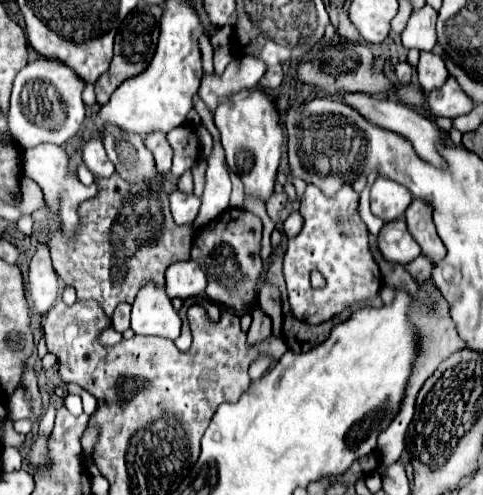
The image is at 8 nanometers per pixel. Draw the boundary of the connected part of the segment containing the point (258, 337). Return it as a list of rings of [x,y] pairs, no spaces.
[[[257,306],[253,310],[253,324],[249,328],[249,334],[247,334],[247,344],[249,346],[255,346],[263,340],[267,340],[271,336],[271,318],[263,314],[263,310]]]

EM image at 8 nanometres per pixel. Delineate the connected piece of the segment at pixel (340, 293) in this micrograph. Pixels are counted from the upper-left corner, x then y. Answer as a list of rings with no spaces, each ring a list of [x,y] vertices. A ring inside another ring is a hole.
[[[313,184],[307,186],[305,200],[299,208],[305,220],[303,230],[297,238],[287,242],[283,258],[283,274],[289,290],[289,304],[299,320],[305,320],[309,324],[321,324],[341,314],[347,306],[377,296],[383,280],[379,266],[371,256],[367,240],[369,232],[357,214],[357,204],[359,194],[355,194],[349,184],[345,184],[333,198],[323,196],[321,190]],[[311,270],[319,270],[325,276],[325,288],[311,288]]]

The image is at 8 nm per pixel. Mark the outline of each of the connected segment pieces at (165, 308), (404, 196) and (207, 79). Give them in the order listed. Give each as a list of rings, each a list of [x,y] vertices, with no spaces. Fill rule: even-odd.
[[[145,284],[131,310],[131,330],[135,334],[151,334],[169,340],[179,338],[181,320],[171,306],[171,298],[165,294],[165,288],[155,284]]]
[[[377,178],[371,186],[371,212],[379,216],[383,222],[397,220],[405,214],[413,196],[401,184],[393,180]]]
[[[253,56],[235,58],[221,76],[205,74],[201,78],[199,98],[205,102],[209,112],[215,112],[223,100],[229,100],[235,92],[245,88],[255,88],[265,74],[265,64]]]

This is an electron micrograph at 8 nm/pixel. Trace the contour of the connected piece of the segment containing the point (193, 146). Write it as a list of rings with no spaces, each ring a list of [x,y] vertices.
[[[189,122],[171,130],[167,134],[167,140],[175,152],[171,172],[175,178],[179,178],[183,172],[191,170],[193,164],[199,160],[199,140],[195,136],[195,128]]]

